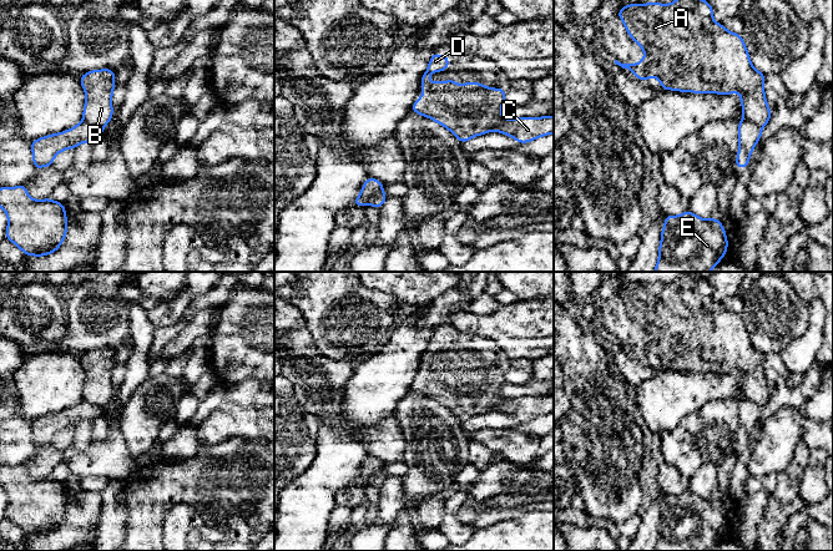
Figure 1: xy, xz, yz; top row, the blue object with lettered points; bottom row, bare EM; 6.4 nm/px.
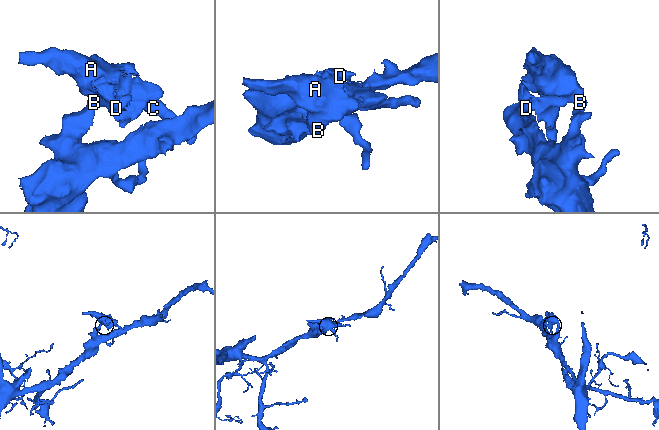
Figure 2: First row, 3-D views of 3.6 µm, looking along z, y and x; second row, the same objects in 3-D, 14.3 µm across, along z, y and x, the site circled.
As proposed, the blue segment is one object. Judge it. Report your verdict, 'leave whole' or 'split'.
split

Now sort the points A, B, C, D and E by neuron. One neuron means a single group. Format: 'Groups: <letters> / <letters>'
Groups: A B C D / E

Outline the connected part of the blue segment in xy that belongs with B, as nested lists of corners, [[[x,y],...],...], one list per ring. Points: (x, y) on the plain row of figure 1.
[[[111,348],[92,349],[84,353],[79,359],[86,371],[84,399],[104,408],[113,394],[115,350]]]

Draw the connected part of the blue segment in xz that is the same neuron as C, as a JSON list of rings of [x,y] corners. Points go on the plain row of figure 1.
[[[435,330],[421,354],[423,374],[413,383],[412,391],[429,396],[446,406],[461,423],[491,410],[501,411],[515,418],[519,423],[531,421],[545,414],[554,413],[554,395],[504,398],[500,389],[505,381],[508,369],[484,367],[481,362],[464,362],[459,365],[453,358],[446,362],[429,362],[430,352],[450,349],[446,343],[450,335],[440,335]]]

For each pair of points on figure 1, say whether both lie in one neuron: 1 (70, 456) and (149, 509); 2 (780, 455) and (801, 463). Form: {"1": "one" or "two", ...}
{"1": "two", "2": "two"}

